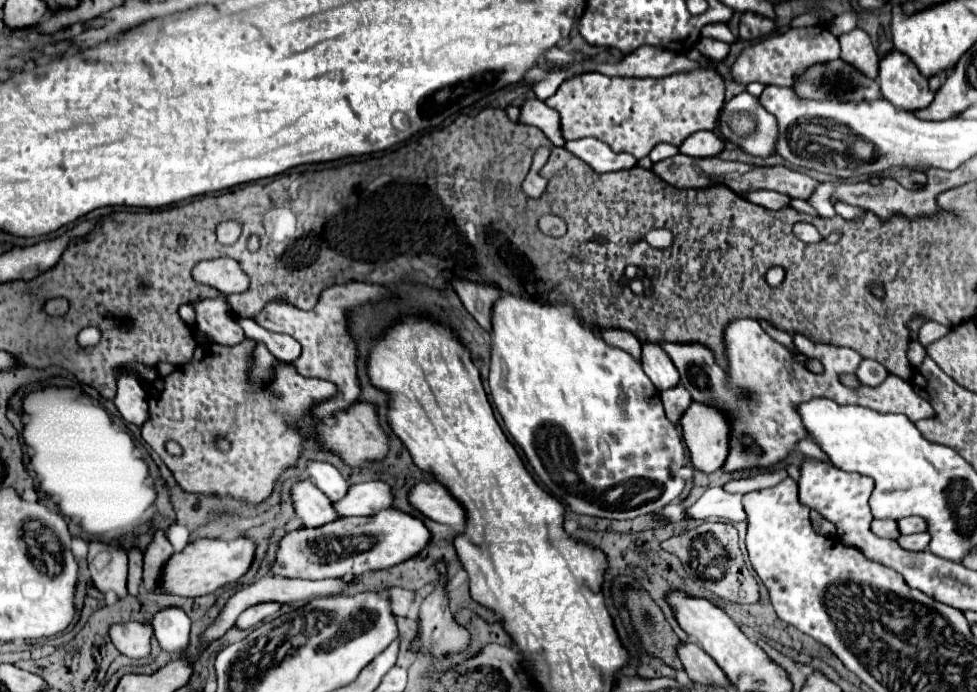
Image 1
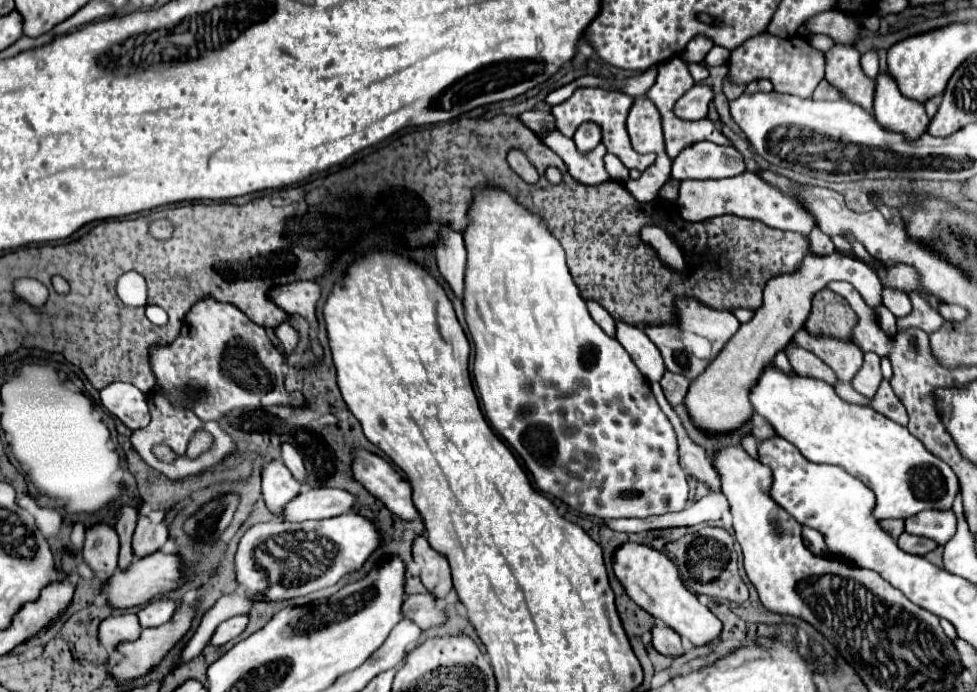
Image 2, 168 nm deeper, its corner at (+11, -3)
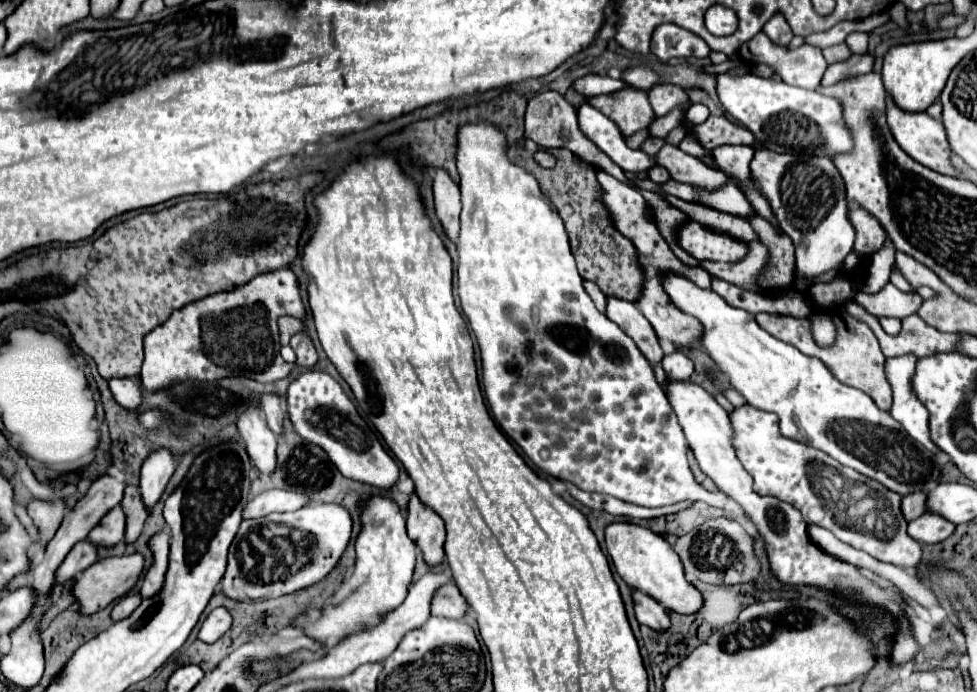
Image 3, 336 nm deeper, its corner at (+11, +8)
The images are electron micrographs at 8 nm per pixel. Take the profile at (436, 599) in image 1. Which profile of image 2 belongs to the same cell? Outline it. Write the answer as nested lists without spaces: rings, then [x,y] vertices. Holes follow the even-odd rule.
[[[423,536],[415,538],[413,560],[421,566],[423,586],[435,596],[435,600],[441,602],[453,588],[451,586],[451,570],[449,570],[447,560],[443,560],[443,556],[439,552],[435,552]]]

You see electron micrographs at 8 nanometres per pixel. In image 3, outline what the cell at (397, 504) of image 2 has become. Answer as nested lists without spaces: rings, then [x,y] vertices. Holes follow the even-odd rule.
[[[301,371],[287,389],[287,411],[295,433],[303,441],[319,445],[345,477],[369,483],[383,491],[391,489],[399,479],[397,463],[385,451],[377,433],[363,421],[355,403],[327,371]]]

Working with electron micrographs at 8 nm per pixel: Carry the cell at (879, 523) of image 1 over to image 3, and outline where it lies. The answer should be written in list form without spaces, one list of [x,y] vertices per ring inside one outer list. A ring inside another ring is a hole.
[[[909,493],[907,497],[903,497],[903,503],[901,503],[901,509],[903,509],[903,515],[907,521],[913,521],[917,519],[919,515],[925,513],[925,501],[927,501],[927,493]]]

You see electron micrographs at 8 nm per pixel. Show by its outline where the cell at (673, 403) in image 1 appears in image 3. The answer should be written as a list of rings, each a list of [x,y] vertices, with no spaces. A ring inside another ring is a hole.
[[[673,351],[671,355],[665,355],[661,361],[667,377],[675,381],[687,381],[693,373],[693,361],[683,351]]]

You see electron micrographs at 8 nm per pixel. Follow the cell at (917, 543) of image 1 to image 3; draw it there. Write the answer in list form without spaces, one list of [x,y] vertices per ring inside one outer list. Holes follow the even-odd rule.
[[[923,513],[915,521],[909,521],[909,535],[919,543],[941,543],[955,531],[955,527],[955,523],[937,513]]]

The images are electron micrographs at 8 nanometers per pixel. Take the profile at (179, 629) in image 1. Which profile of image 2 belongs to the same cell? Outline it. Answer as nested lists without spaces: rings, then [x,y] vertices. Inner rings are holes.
[[[169,598],[149,602],[143,610],[137,612],[143,628],[155,628],[155,626],[161,626],[161,624],[167,624],[173,614],[175,614],[175,602],[169,600]]]

